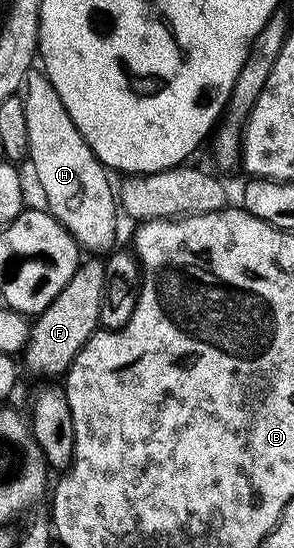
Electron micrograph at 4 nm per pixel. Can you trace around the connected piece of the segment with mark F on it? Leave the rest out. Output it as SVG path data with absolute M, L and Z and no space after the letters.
M98 257L85 258L66 287L59 292L46 311L40 313L29 328L28 342L22 351L22 363L36 375L63 376L78 351L100 325L102 291L105 290L105 265Z

